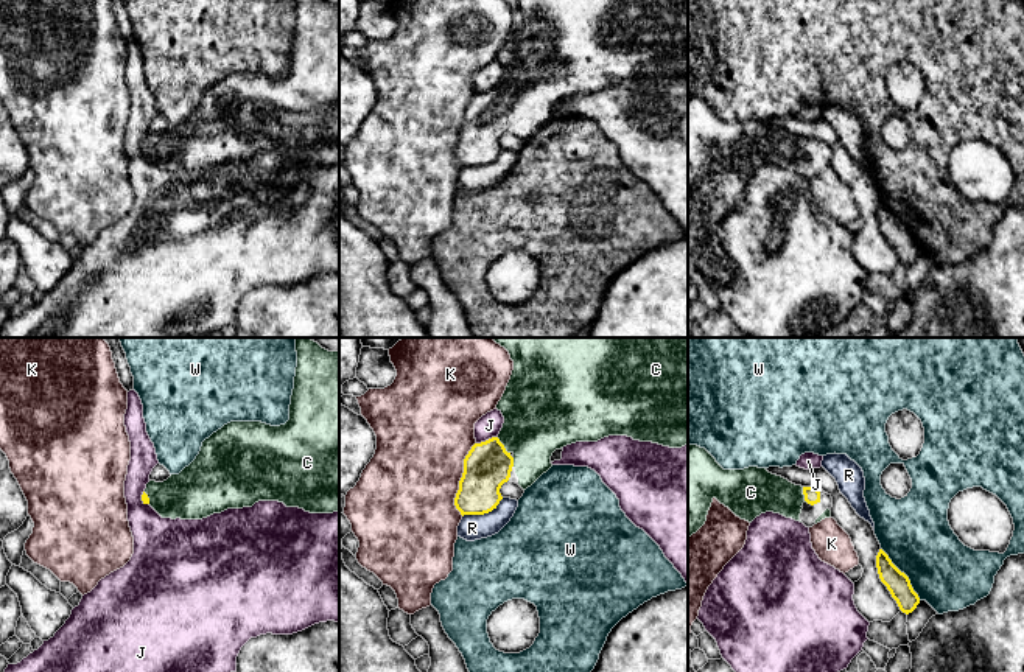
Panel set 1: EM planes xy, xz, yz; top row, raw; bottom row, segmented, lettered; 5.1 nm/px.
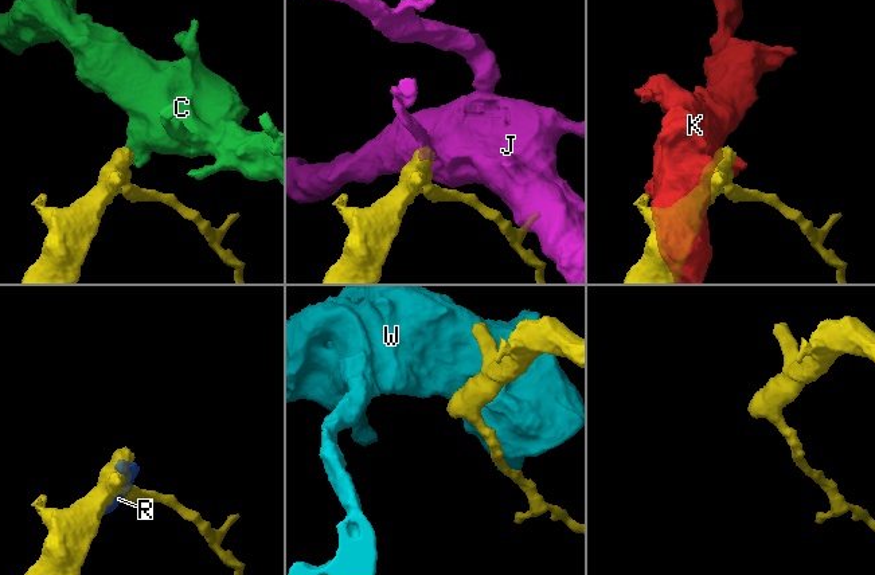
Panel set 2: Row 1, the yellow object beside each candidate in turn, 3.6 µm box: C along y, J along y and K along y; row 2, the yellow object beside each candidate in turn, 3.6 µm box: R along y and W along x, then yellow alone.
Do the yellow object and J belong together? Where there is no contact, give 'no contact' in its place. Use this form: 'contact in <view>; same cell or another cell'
contact in xz; another cell

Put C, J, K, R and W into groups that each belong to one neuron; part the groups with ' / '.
C / J / K / R / W

